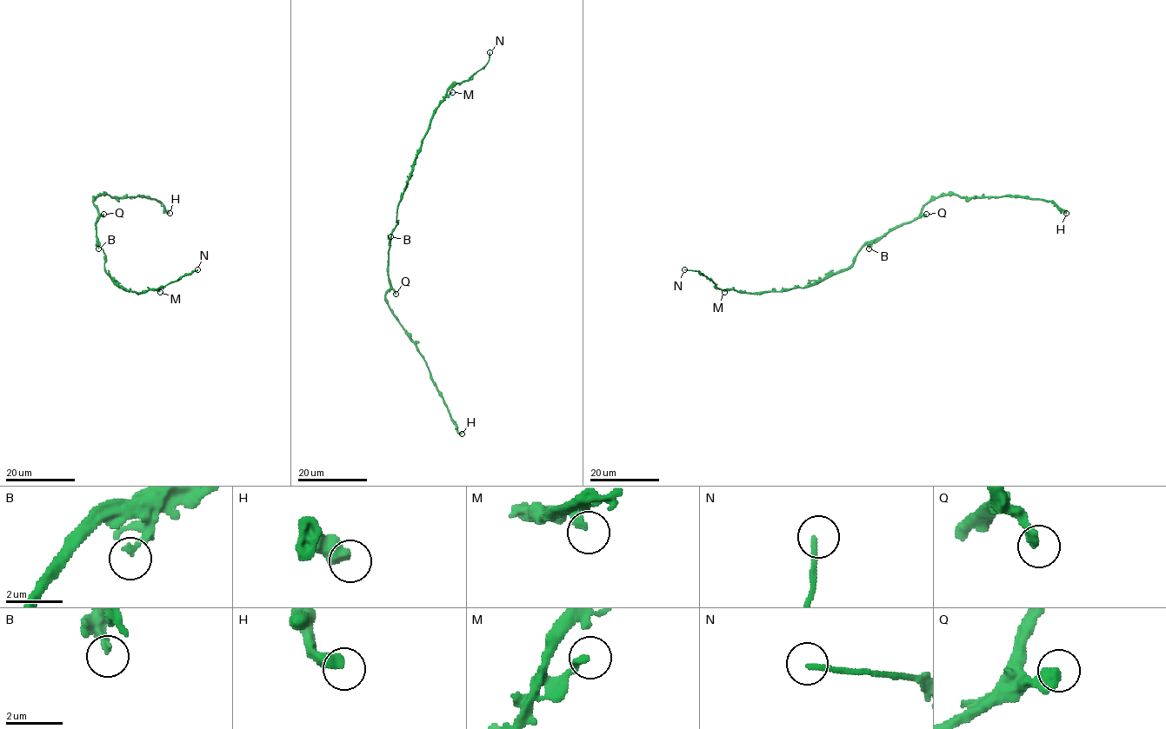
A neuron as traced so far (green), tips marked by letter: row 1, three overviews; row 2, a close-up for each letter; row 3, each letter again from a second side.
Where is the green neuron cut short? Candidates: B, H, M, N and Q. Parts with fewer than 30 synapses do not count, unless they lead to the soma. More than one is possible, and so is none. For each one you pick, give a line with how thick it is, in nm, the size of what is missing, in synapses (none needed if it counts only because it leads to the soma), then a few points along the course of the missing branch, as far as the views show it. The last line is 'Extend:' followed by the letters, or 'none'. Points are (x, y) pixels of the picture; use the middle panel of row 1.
N: 180 nm | 30 syn
Extend: N

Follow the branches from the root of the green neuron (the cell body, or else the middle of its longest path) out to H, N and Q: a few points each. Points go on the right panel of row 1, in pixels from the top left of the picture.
H: (867, 242), (910, 222), (926, 204), (949, 194), (1042, 198), (1053, 201), (1066, 213)
N: (867, 242), (850, 266), (802, 288), (779, 291), (739, 293), (733, 289), (722, 290), (698, 271), (684, 269)
Q: (867, 242), (879, 240), (889, 231), (926, 214)

